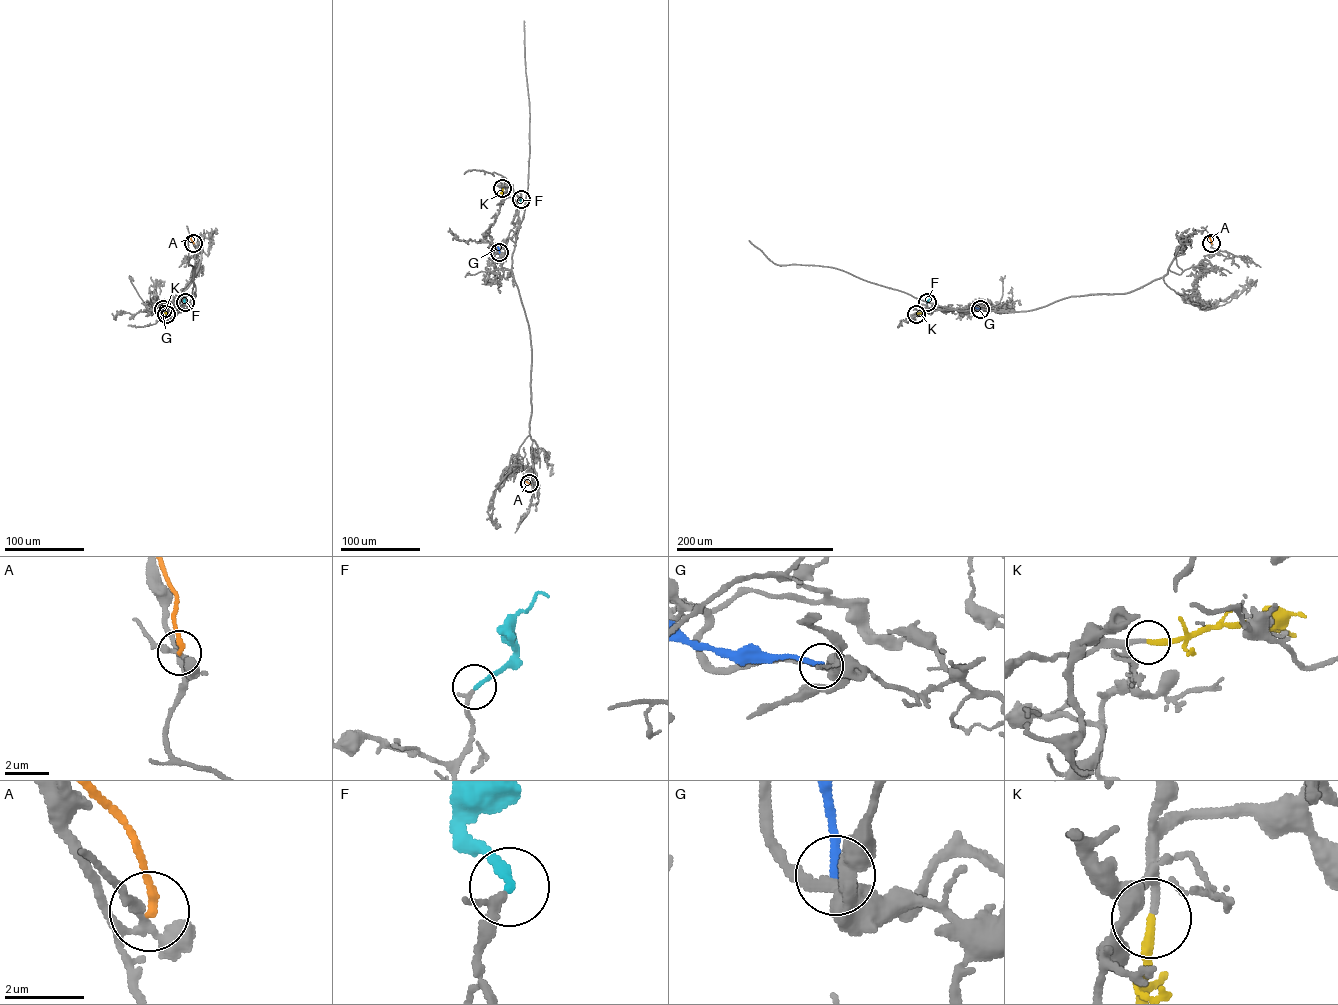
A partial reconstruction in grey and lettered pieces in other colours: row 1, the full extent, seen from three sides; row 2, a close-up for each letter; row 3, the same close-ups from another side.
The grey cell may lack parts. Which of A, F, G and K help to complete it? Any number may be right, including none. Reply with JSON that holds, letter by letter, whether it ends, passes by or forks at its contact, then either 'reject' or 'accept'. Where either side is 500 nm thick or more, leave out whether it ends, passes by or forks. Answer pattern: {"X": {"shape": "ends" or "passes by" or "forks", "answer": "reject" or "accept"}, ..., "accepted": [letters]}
{"A": {"shape": "ends", "answer": "reject"}, "F": {"shape": "ends", "answer": "accept"}, "G": {"shape": "ends", "answer": "reject"}, "K": {"shape": "ends", "answer": "accept"}, "accepted": ["F", "K"]}

